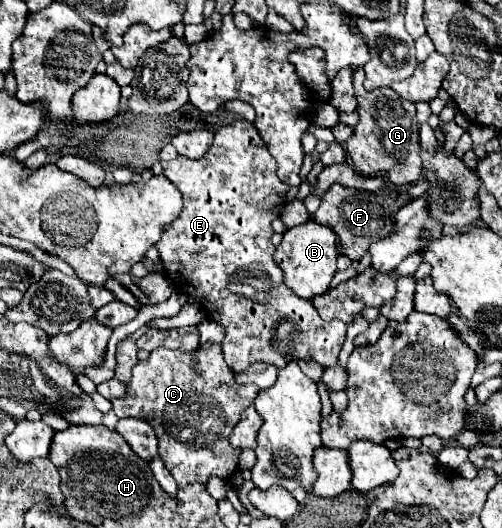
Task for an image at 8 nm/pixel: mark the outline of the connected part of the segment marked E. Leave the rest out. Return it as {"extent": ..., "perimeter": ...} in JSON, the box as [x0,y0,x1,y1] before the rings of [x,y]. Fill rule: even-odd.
{"extent":[156,121,348,373],"perimeter":[[[234,121],[214,135],[214,143],[202,159],[186,159],[180,155],[174,161],[162,161],[162,167],[164,177],[182,193],[184,209],[176,221],[166,225],[156,247],[172,285],[194,297],[204,307],[206,315],[226,329],[222,351],[228,367],[238,373],[256,361],[284,367],[290,359],[314,359],[322,367],[334,365],[346,339],[348,325],[338,319],[324,321],[312,301],[294,295],[282,283],[282,269],[272,257],[274,245],[270,237],[274,231],[270,223],[280,217],[286,205],[284,193],[290,187],[278,179],[274,159],[266,151],[256,127],[248,121]]]}

